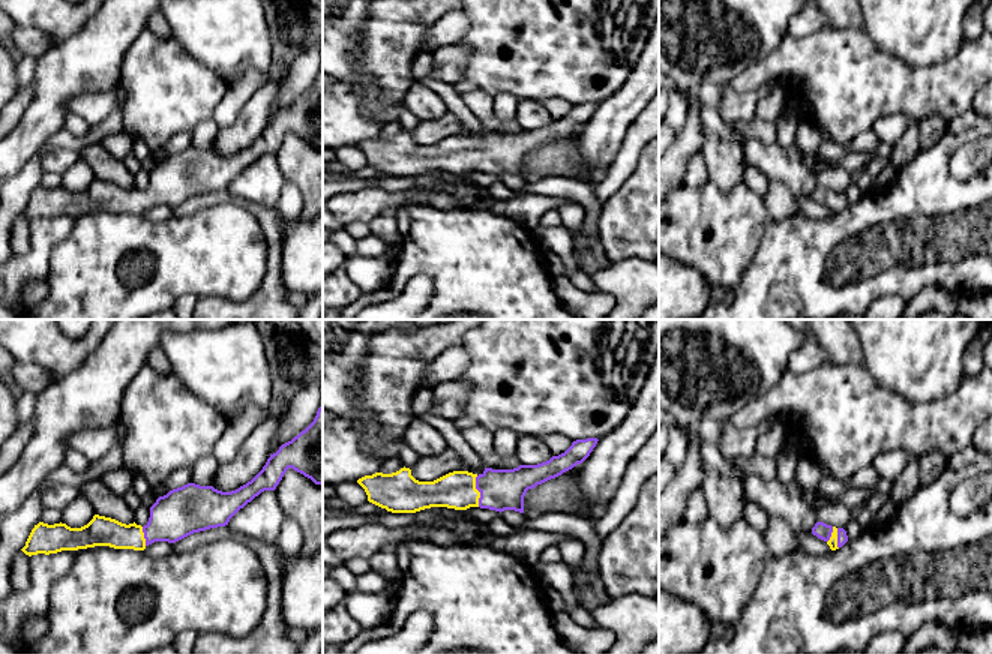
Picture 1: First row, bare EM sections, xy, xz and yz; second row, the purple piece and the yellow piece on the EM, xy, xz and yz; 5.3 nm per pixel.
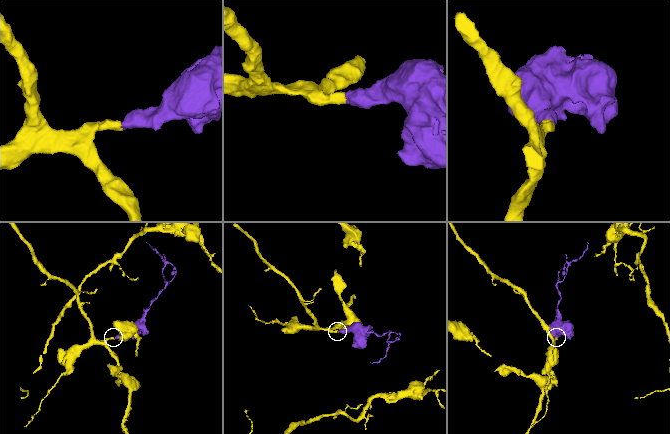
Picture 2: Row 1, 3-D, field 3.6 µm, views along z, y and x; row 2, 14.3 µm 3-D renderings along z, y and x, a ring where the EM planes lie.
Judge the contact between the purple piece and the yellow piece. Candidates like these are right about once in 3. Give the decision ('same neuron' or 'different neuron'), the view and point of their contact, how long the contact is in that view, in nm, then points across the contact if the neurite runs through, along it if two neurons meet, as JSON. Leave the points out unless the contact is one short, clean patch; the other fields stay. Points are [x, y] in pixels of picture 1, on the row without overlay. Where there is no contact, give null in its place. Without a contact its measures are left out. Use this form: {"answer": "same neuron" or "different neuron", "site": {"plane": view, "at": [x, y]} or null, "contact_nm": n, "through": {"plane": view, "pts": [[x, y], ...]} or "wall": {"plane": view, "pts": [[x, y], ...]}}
{"answer": "same neuron", "site": {"plane": "xz", "at": [477, 153]}, "contact_nm": 170, "through": {"plane": "xz", "pts": [[500, 153], [477, 153], [456, 153]]}}

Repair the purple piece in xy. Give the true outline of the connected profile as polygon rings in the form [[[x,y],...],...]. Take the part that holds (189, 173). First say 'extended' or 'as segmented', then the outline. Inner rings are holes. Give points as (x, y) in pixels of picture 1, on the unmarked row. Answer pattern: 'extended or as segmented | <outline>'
extended | [[[323,68],[314,86],[270,118],[263,134],[236,154],[188,147],[159,160],[144,190],[99,178],[81,192],[39,186],[21,214],[32,220],[95,210],[144,214],[155,206],[176,207],[194,196],[228,189],[261,156],[275,154],[288,132],[323,150]]]

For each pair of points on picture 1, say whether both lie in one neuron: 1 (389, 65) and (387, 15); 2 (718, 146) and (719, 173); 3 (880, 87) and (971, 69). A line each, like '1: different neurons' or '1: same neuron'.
1: same neuron
2: same neuron
3: same neuron

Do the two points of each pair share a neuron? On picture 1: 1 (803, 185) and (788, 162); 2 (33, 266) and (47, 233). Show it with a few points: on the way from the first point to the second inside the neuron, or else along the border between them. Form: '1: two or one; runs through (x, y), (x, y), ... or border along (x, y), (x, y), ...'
1: one; runs through (799, 179), (788, 168)
2: one; runs through (38, 258), (42, 240)

